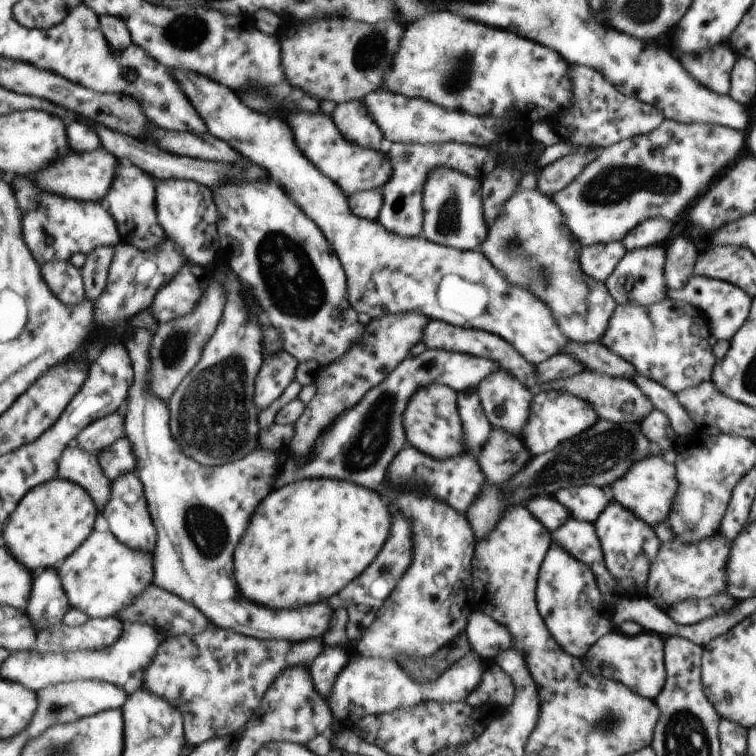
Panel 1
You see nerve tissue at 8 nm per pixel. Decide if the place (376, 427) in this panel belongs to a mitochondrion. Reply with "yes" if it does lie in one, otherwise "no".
yes

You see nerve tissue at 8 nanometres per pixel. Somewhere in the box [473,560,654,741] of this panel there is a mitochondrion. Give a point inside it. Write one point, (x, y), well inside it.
(609, 720)

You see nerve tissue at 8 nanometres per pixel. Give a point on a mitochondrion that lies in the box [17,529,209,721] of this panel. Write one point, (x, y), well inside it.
(56, 708)

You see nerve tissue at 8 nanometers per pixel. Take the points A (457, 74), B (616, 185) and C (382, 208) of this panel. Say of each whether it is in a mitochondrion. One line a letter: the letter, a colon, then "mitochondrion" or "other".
A: mitochondrion
B: mitochondrion
C: other

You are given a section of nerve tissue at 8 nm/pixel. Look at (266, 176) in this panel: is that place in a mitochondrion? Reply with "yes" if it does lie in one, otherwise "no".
no

